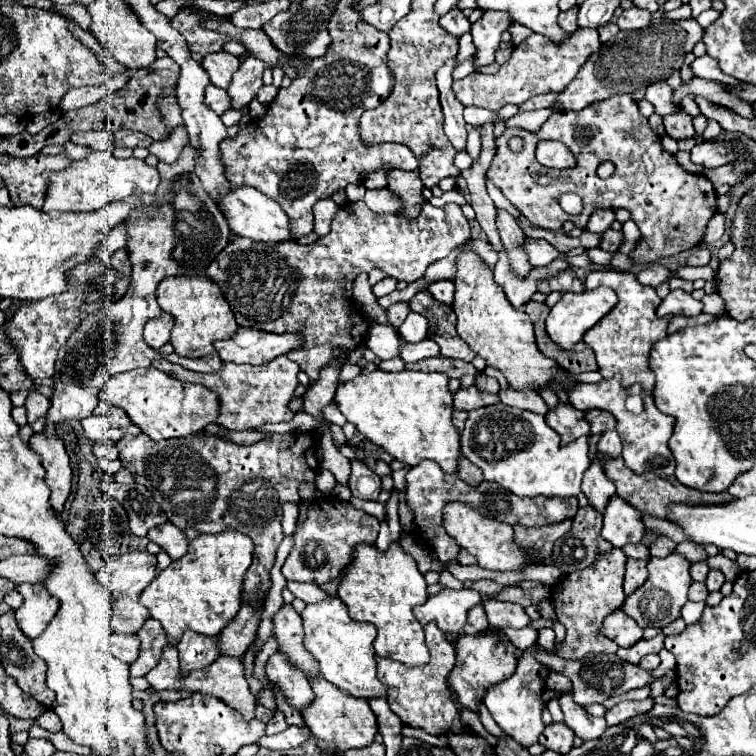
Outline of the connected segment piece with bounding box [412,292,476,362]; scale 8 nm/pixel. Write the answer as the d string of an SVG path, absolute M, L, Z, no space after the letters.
M418 292L412 298L412 310L424 314L428 322L434 324L434 340L438 342L442 356L460 358L464 362L470 362L476 356L468 348L468 344L458 336L456 314L452 312L450 306L440 304L438 300L432 300L430 292Z

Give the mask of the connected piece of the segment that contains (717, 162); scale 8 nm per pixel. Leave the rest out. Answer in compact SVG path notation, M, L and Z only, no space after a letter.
M698 142L690 150L690 160L694 164L702 164L704 168L718 168L722 164L732 162L736 156L736 148L722 146L718 142Z

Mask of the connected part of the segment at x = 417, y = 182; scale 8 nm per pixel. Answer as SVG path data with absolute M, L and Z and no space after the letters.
M390 170L386 174L386 188L402 202L400 212L406 220L416 220L422 212L422 206L426 204L426 198L422 196L422 180L418 172L404 172L404 170Z

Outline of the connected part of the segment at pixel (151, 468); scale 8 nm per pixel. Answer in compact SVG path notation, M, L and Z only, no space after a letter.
M144 432L138 436L126 434L116 442L120 452L120 462L126 470L132 472L134 480L144 484L160 508L166 512L168 520L180 530L196 528L198 532L222 532L226 528L248 534L254 540L254 566L248 568L244 576L242 598L250 604L260 602L272 586L270 570L274 566L278 544L284 538L282 530L282 506L284 502L300 502L300 484L314 484L314 468L308 462L308 454L314 454L314 438L312 434L294 432L294 434L276 434L252 446L236 446L230 440L216 438L210 432L200 432L184 438L170 438L154 442Z

